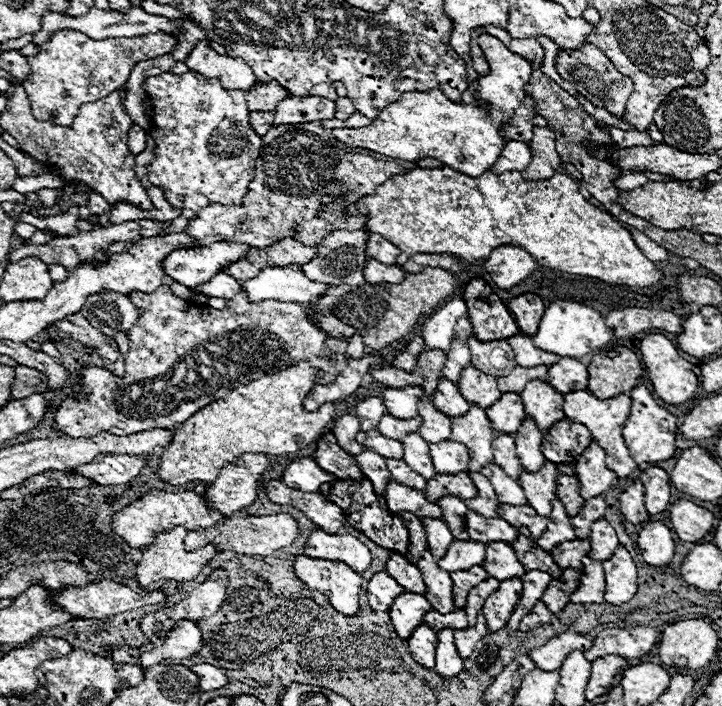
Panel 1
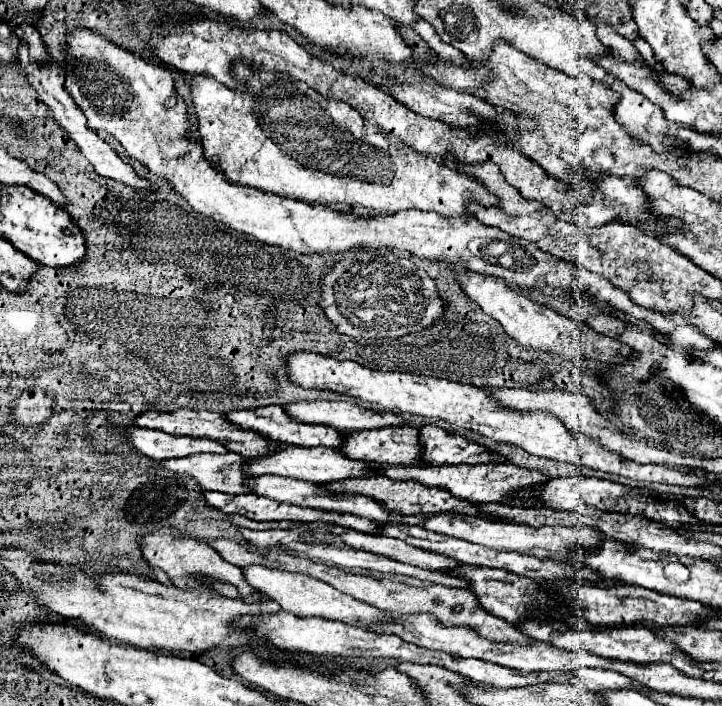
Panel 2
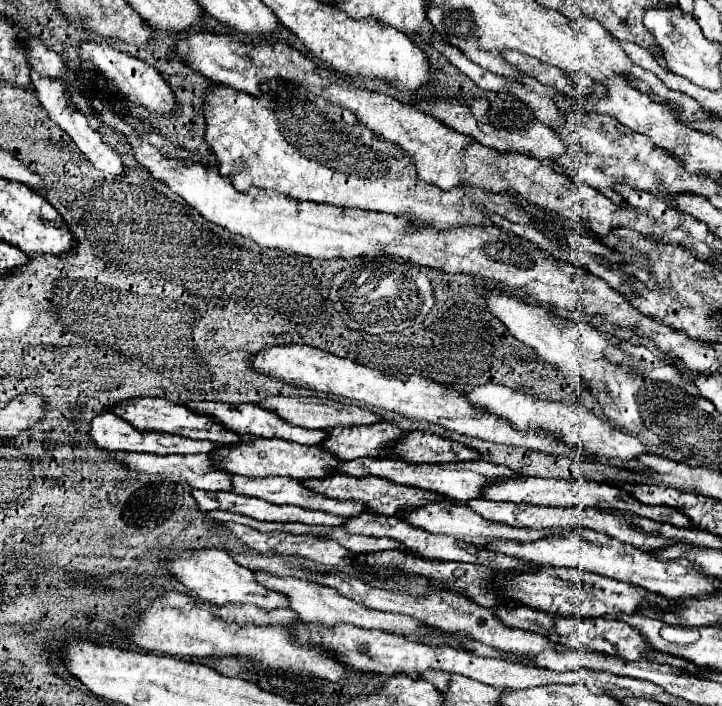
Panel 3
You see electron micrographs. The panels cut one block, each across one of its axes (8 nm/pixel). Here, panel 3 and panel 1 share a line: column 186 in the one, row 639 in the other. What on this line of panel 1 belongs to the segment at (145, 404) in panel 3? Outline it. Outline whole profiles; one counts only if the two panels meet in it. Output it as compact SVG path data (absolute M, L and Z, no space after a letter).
M422 624L408 638L408 648L418 664L422 664L426 668L434 668L436 642L438 642L438 634L432 628L428 628L426 624Z

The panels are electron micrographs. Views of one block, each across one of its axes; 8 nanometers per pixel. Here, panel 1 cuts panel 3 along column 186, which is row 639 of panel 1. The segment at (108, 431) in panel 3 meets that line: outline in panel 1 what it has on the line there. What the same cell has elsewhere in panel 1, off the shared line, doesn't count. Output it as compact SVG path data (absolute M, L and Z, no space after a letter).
M450 628L438 632L438 648L436 648L436 666L434 670L442 678L454 678L462 672L462 658L456 652L454 636Z

